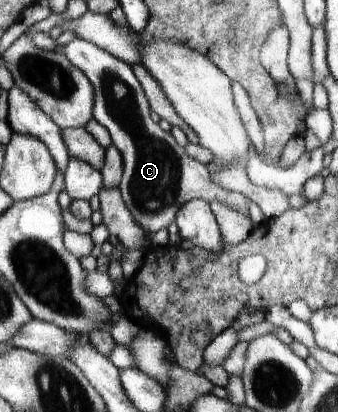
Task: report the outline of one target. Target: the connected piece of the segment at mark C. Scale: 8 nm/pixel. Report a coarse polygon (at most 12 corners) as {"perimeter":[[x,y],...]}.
{"perimeter":[[79,38],[62,53],[94,87],[124,159],[116,190],[152,236],[190,199],[249,217],[152,109],[132,65]]}

